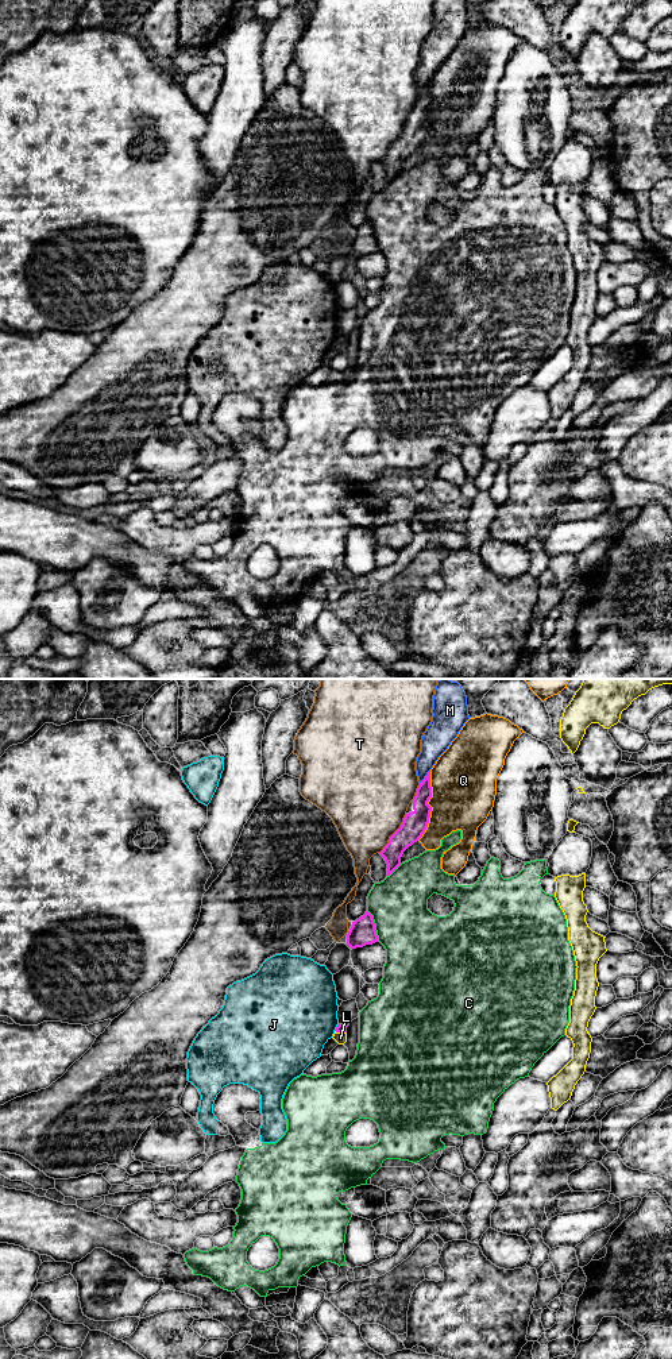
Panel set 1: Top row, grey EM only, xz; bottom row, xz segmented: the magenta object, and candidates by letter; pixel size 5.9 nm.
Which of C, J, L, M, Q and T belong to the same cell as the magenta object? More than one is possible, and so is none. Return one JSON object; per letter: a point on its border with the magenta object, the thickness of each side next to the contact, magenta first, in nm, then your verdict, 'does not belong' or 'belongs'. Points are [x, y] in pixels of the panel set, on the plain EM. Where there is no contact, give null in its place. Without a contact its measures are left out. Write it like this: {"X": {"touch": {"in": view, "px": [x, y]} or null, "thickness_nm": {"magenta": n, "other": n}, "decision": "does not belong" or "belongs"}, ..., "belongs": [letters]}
{"C": {"touch": {"in": "xz", "px": [374, 235]}, "thickness_nm": {"magenta": 150, "other": 360}, "decision": "does not belong"}, "J": {"touch": {"in": "xz", "px": [336, 336]}, "thickness_nm": {"magenta": 50, "other": 480}, "decision": "does not belong"}, "L": {"touch": {"in": "xz", "px": [340, 340]}, "thickness_nm": {"magenta": 50, "other": 70}, "decision": "does not belong"}, "M": {"touch": {"in": "xz", "px": [425, 87]}, "thickness_nm": {"magenta": 120, "other": 160}, "decision": "does not belong"}, "Q": {"touch": {"in": "xz", "px": [429, 115]}, "thickness_nm": {"magenta": 150, "other": 380}, "decision": "does not belong"}, "T": {"touch": {"in": "xz", "px": [393, 143]}, "thickness_nm": {"magenta": 150, "other": 480}, "decision": "does not belong"}, "belongs": []}

